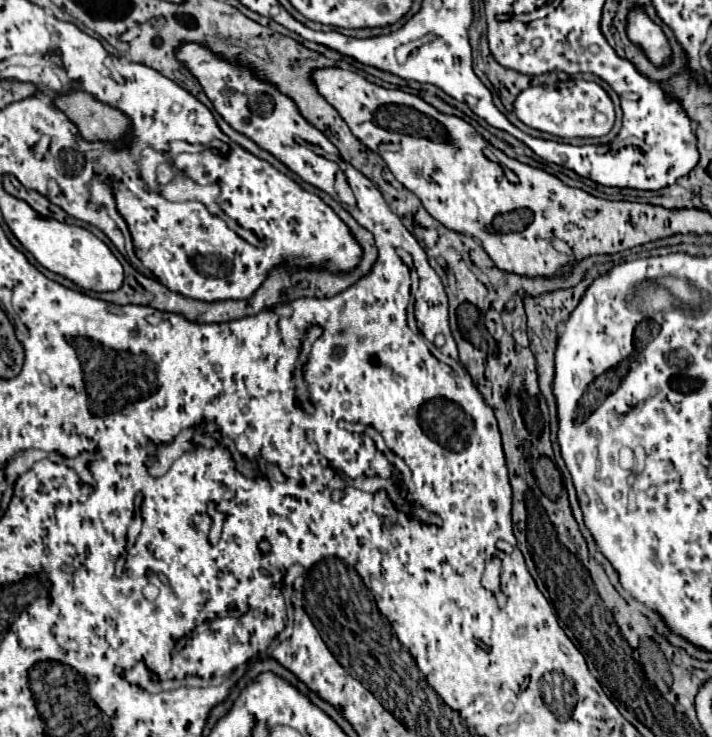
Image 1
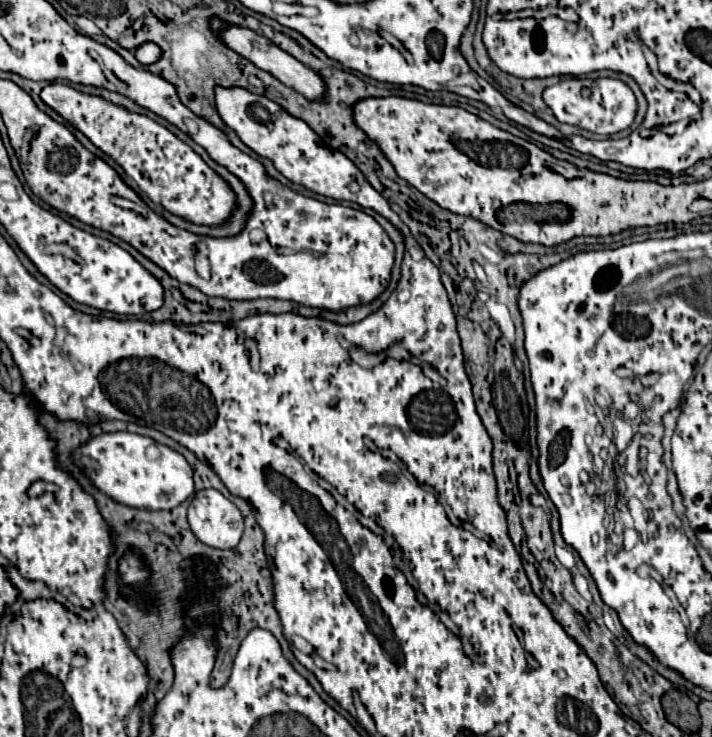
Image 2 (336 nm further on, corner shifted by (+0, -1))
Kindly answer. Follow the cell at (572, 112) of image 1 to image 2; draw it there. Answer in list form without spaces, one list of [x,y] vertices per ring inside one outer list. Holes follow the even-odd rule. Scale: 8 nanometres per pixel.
[[[564,79],[544,89],[544,103],[552,109],[560,123],[576,125],[590,133],[614,135],[632,125],[636,115],[636,97],[620,79]]]

